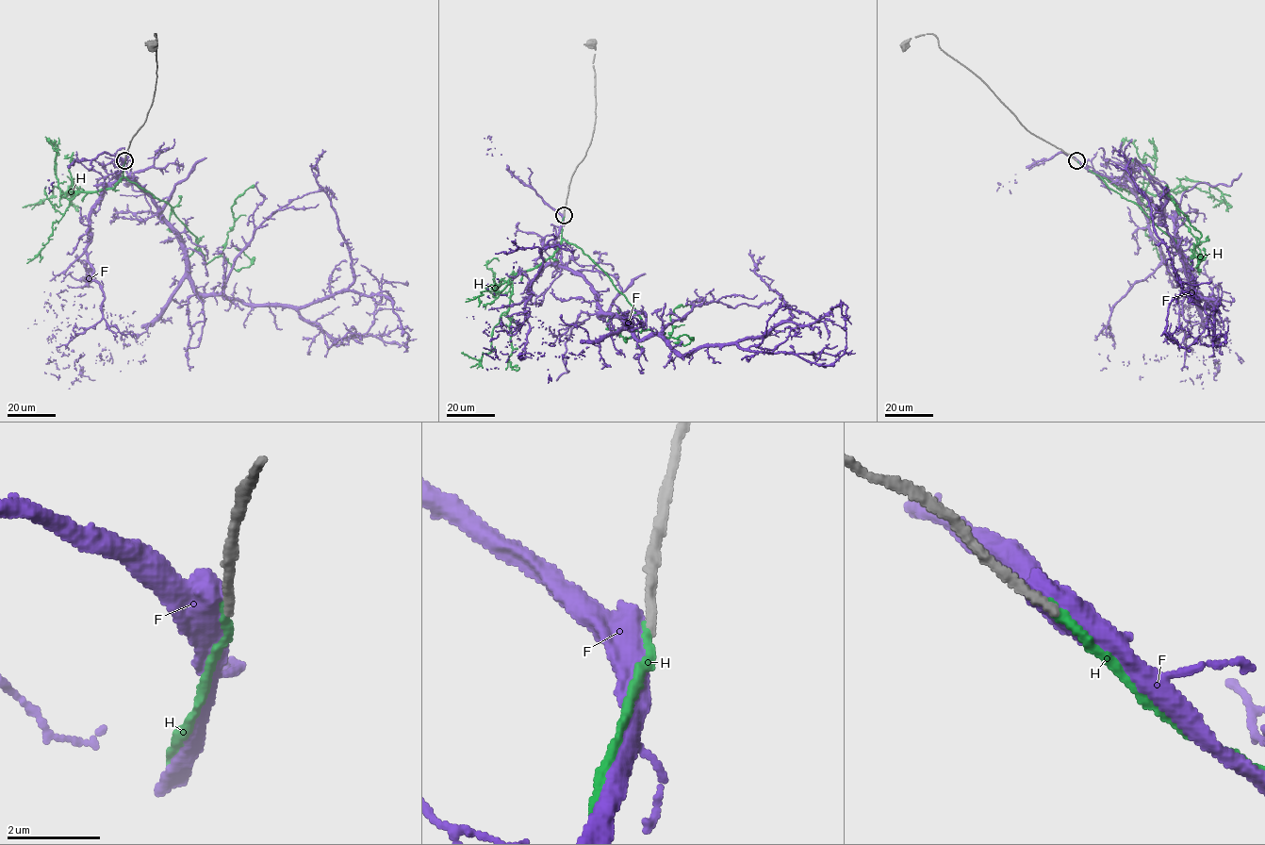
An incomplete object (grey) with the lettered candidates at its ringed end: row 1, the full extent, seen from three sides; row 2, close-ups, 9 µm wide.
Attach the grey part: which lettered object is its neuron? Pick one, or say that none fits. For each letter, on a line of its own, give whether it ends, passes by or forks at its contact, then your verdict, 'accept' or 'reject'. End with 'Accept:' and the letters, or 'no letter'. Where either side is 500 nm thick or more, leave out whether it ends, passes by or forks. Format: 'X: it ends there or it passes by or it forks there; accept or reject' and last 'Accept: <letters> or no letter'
F: it passes by; reject
H: it ends there; accept
Accept: H

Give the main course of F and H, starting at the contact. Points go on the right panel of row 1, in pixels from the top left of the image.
F: (1076, 160), (1125, 177), (1172, 220), (1196, 294), (1213, 305), (1202, 306), (1178, 282), (1149, 201), (1117, 151)
H: (1076, 160), (1140, 207), (1175, 240), (1176, 250), (1191, 264), (1201, 233), (1166, 194), (1167, 185)

